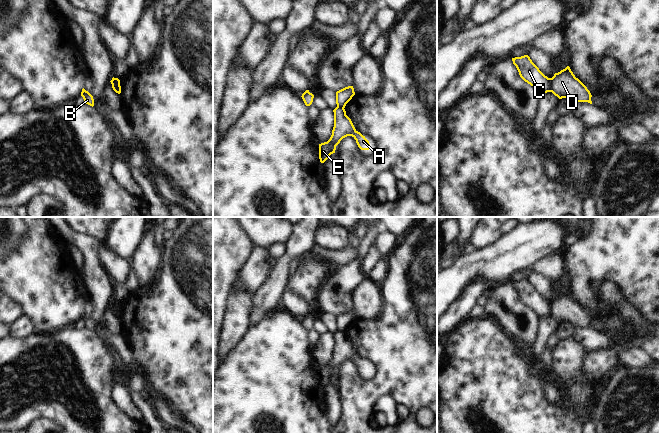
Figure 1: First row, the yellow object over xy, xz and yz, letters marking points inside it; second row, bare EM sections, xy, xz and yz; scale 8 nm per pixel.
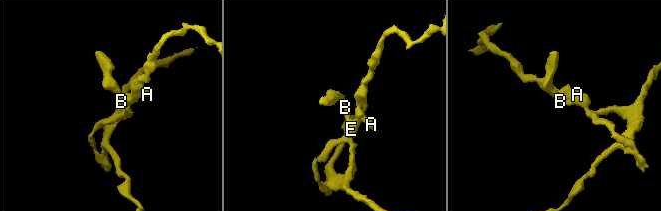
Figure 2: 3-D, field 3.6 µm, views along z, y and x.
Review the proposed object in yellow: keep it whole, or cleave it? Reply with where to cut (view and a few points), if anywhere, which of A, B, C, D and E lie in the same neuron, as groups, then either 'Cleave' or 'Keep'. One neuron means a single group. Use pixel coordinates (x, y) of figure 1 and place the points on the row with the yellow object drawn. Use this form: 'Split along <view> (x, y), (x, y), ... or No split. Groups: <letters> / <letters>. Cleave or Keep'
Split along yz (550, 78), (551, 91). Groups: A B D E / C. Cleave

